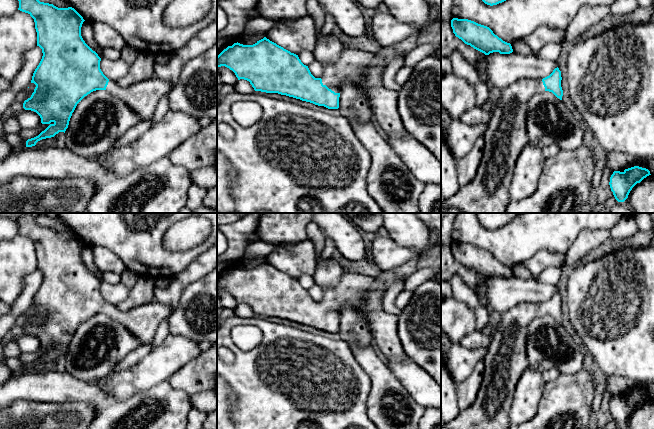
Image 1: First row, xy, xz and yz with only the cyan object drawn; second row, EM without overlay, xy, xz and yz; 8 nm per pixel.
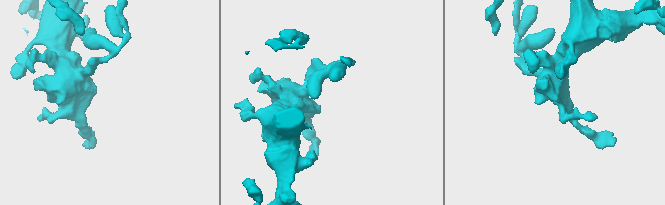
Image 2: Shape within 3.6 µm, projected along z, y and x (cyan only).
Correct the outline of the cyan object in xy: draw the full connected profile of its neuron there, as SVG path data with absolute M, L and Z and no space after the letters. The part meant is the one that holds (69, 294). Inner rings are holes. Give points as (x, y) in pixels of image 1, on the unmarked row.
M24 215L17 219L18 234L28 237L35 246L37 270L42 273L42 283L35 293L31 307L36 309L31 321L24 325L23 332L36 336L42 348L49 350L38 360L28 363L26 371L35 370L42 363L54 361L68 352L70 342L77 328L96 314L106 314L122 324L142 343L150 343L162 321L168 319L172 309L156 300L121 311L108 303L100 293L101 282L83 264L81 251L85 245L72 231L58 232L53 228L40 226L35 215Z

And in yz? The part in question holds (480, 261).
M453 242L451 251L456 261L485 279L493 276L500 278L513 276L511 268L503 265L487 250L468 243Z

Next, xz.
M266 261L253 269L234 267L217 280L217 291L229 292L235 297L238 304L249 305L255 315L278 317L328 333L339 332L341 310L345 305L351 305L367 319L369 330L377 343L378 350L385 357L406 358L407 355L398 336L398 316L388 313L382 305L386 288L381 279L360 273L345 272L336 286L322 287L322 289L322 301L315 302L298 279Z

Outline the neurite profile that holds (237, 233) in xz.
M248 213L232 224L217 225L228 240L226 251L217 255L217 280L231 267L237 265L249 244L248 236L254 233L262 213Z

